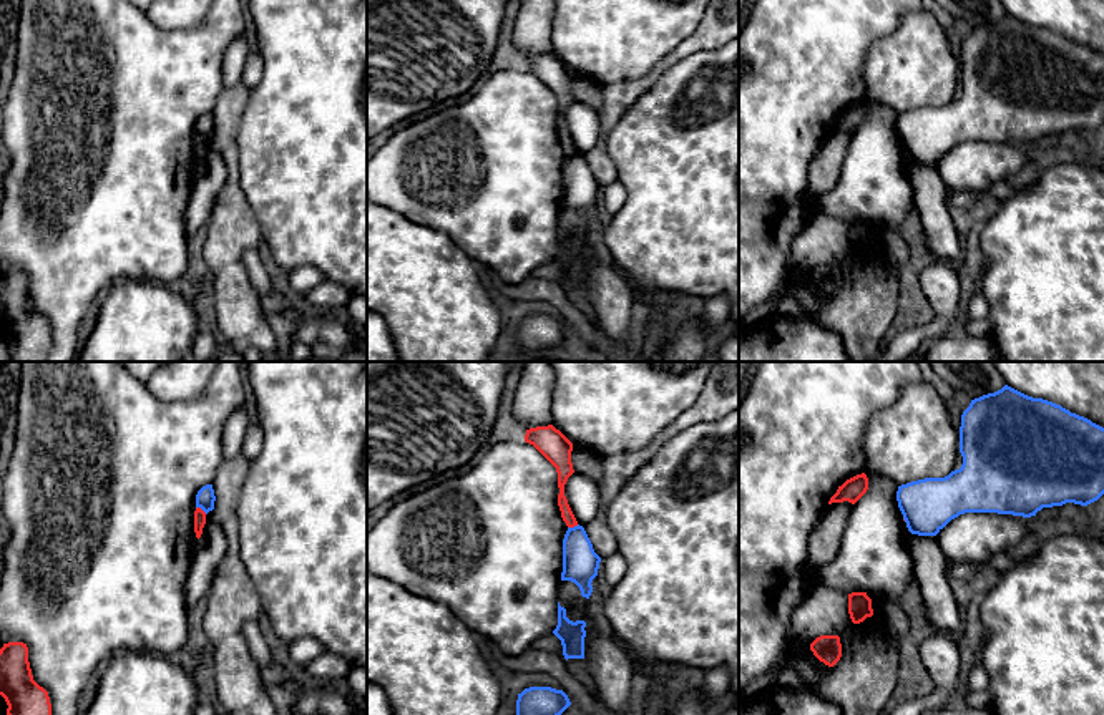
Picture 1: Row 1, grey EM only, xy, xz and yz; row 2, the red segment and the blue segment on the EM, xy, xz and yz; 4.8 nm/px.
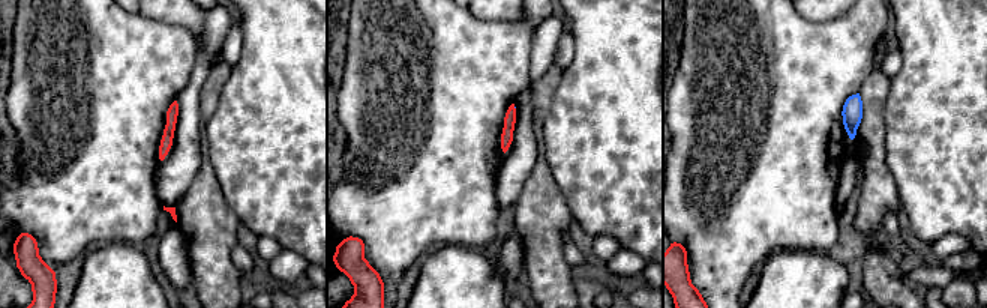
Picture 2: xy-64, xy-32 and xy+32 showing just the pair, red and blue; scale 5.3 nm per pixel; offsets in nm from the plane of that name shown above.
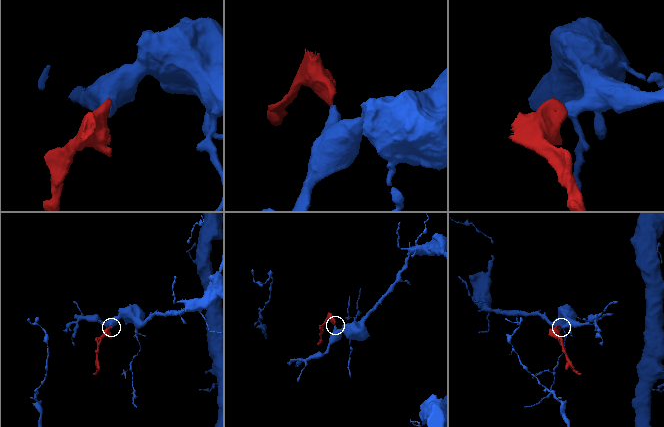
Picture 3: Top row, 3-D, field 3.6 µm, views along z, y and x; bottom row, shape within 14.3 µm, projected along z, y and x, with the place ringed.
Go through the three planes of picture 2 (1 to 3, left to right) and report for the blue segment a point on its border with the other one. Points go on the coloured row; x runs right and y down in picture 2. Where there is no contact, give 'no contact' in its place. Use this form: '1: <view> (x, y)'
1: no contact
2: no contact
3: no contact

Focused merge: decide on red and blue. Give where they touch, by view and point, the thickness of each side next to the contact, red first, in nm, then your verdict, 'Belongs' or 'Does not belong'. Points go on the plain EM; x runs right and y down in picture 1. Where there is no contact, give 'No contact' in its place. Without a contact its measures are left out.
Touches red at xy (200, 136). Thickness 60 nm (red) against 90 nm. Does not belong

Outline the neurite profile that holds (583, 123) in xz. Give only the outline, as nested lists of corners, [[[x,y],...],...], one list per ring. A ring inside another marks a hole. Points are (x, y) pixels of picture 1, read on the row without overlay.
[[[573,101],[564,113],[564,124],[579,154],[586,154],[601,139],[601,119],[596,109]]]

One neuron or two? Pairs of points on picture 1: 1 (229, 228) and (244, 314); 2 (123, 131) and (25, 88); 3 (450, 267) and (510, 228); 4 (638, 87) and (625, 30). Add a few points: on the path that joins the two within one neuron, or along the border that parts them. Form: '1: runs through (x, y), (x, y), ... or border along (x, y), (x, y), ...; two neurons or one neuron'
1: runs through (229, 249), (229, 272), (234, 292); one neuron
2: runs through (98, 113), (73, 88), (50, 88); one neuron
3: border along (439, 231), (475, 261); two neurons
4: border along (666, 53), (643, 75), (601, 87); two neurons

